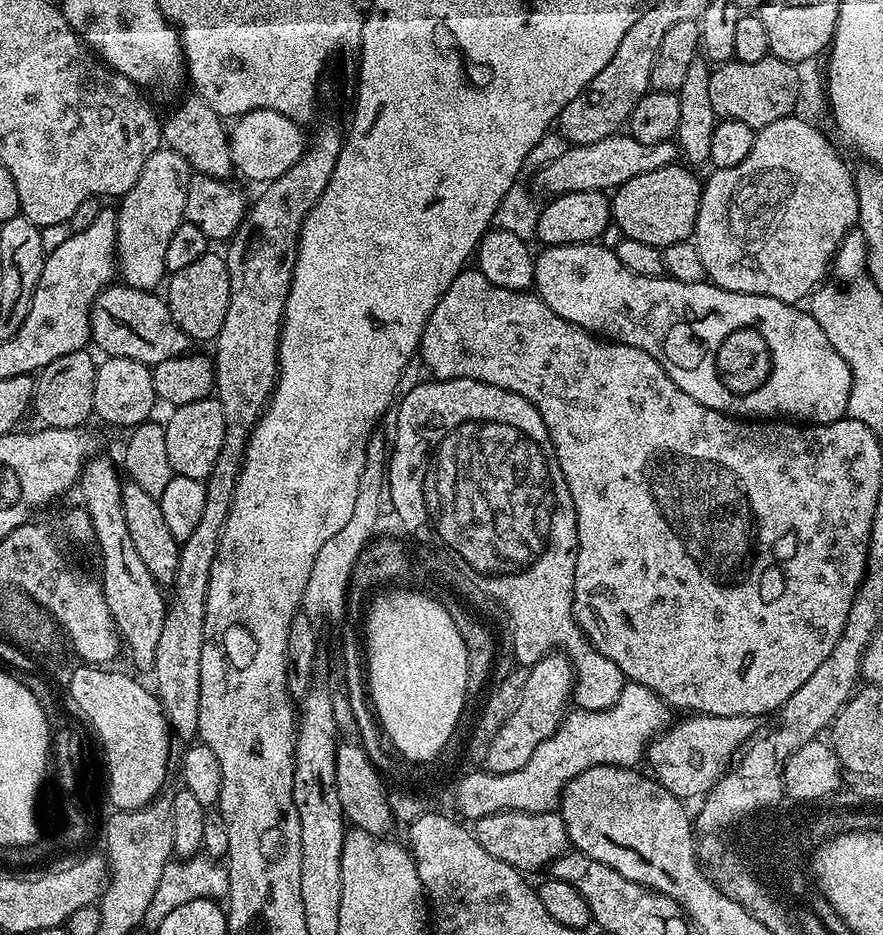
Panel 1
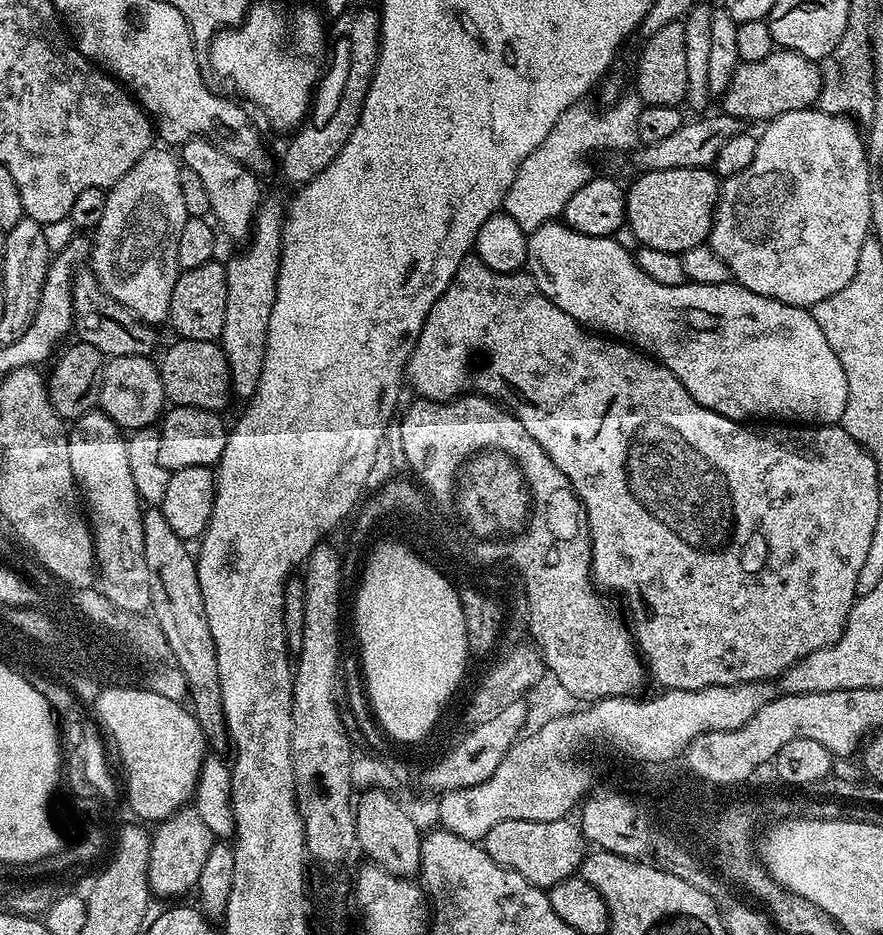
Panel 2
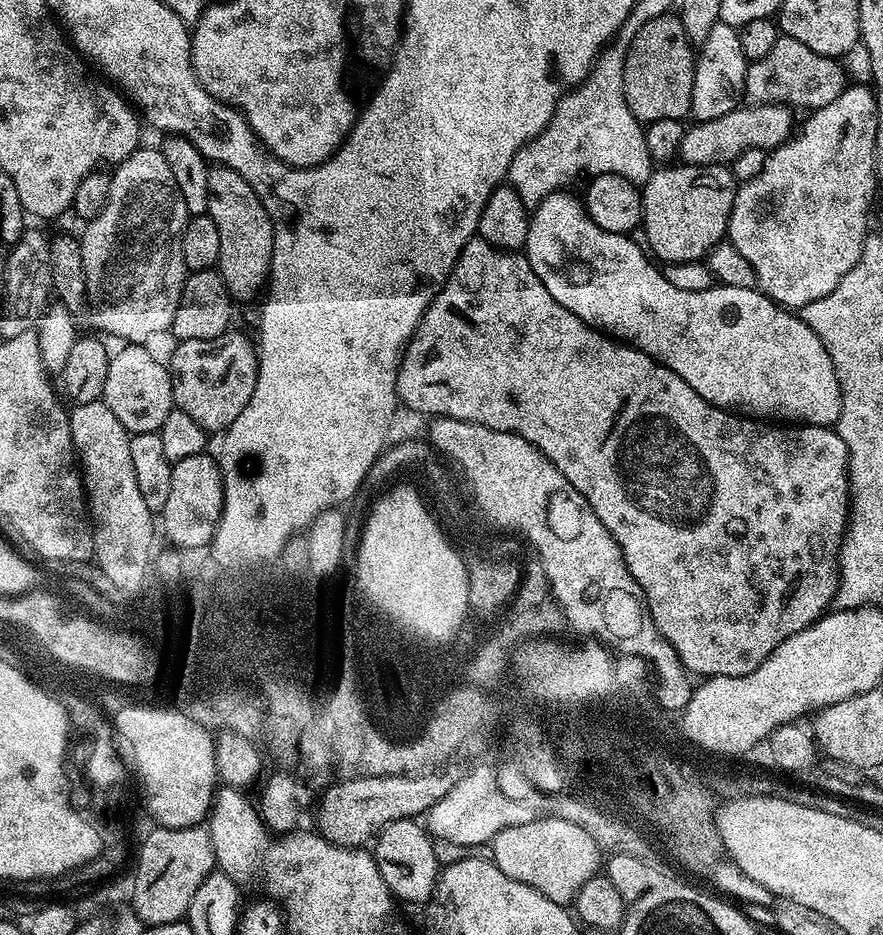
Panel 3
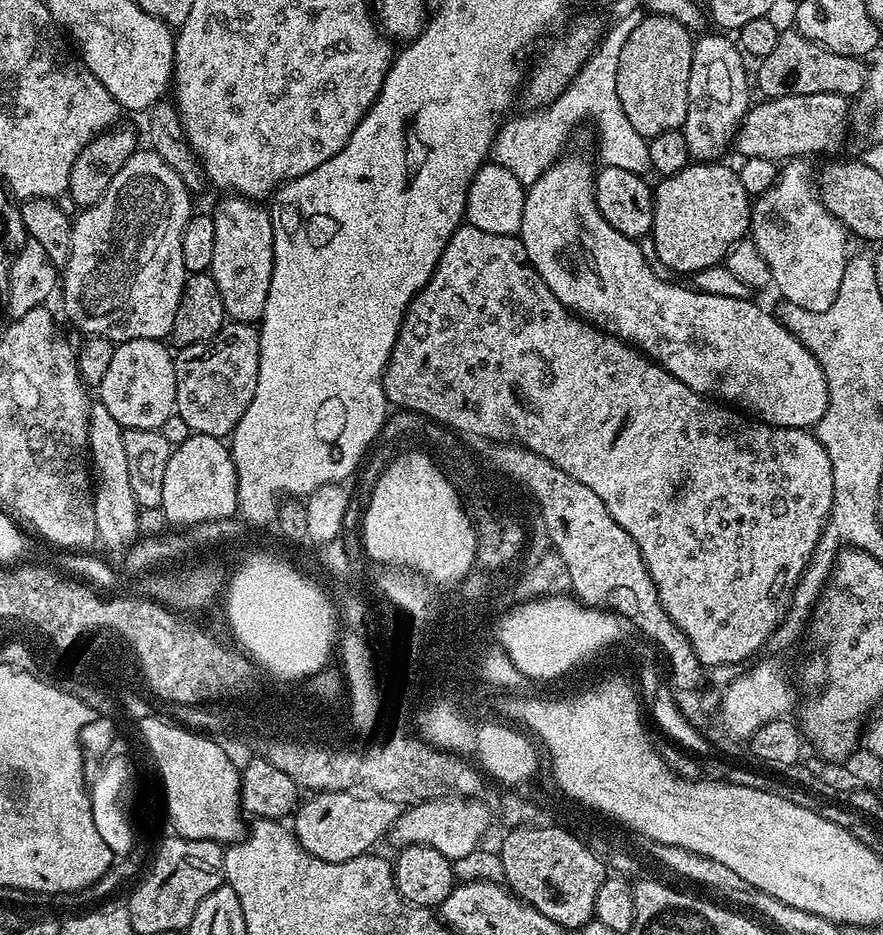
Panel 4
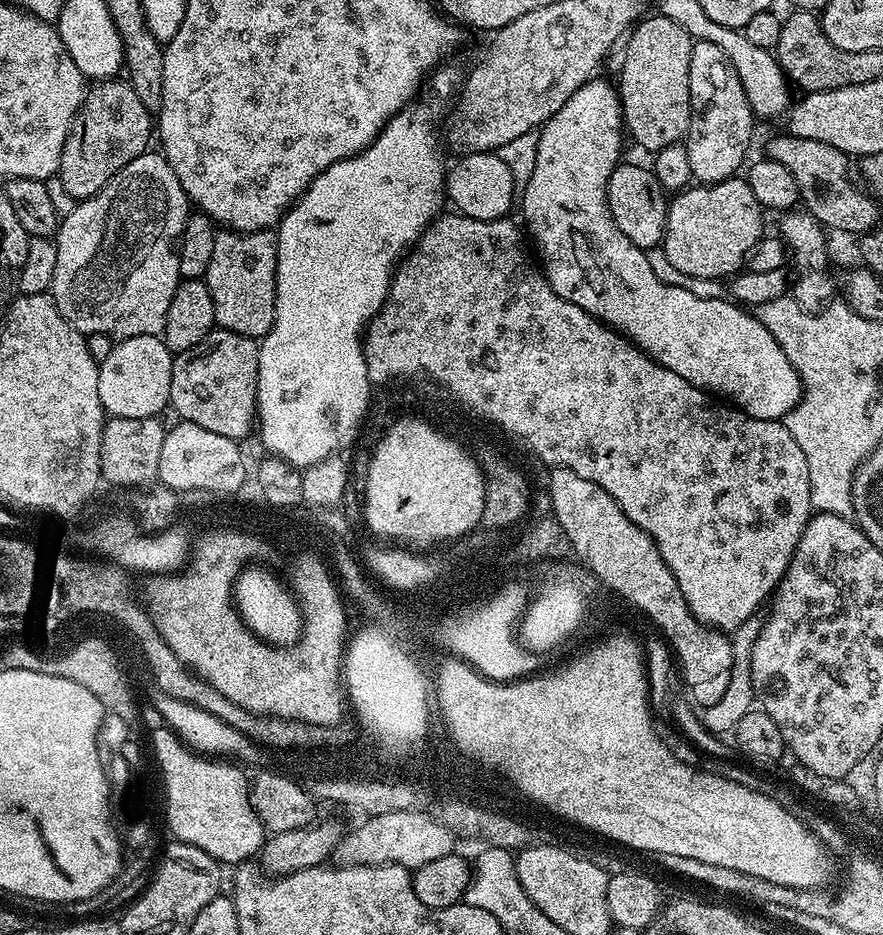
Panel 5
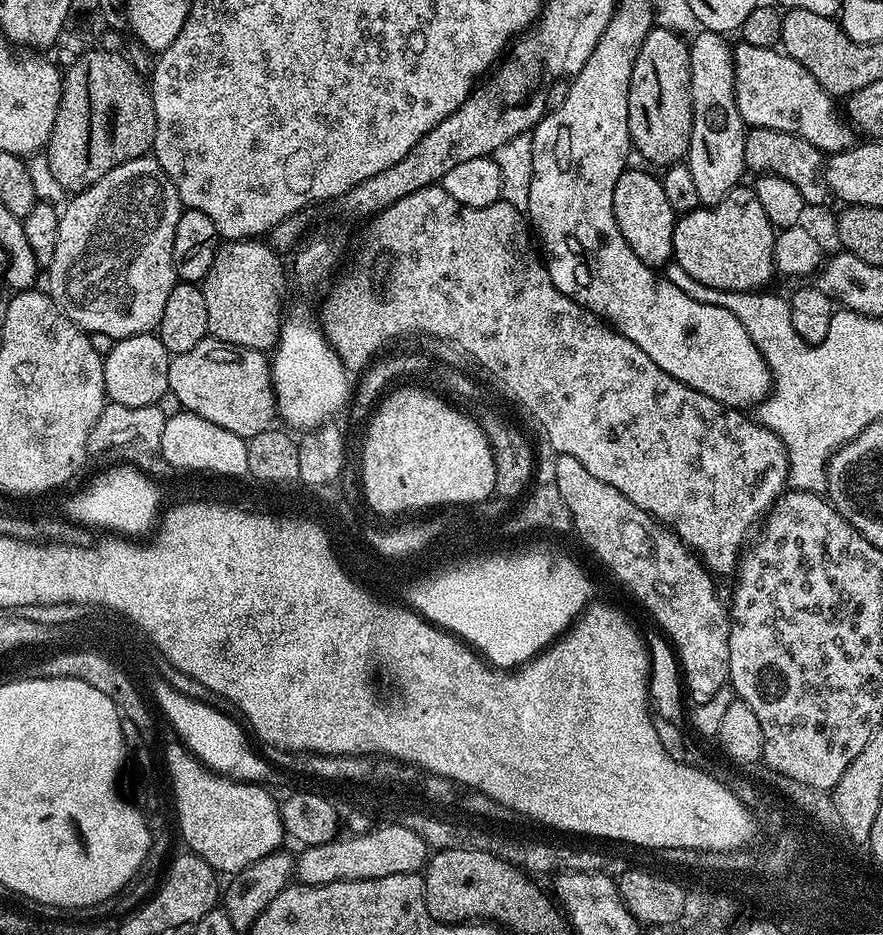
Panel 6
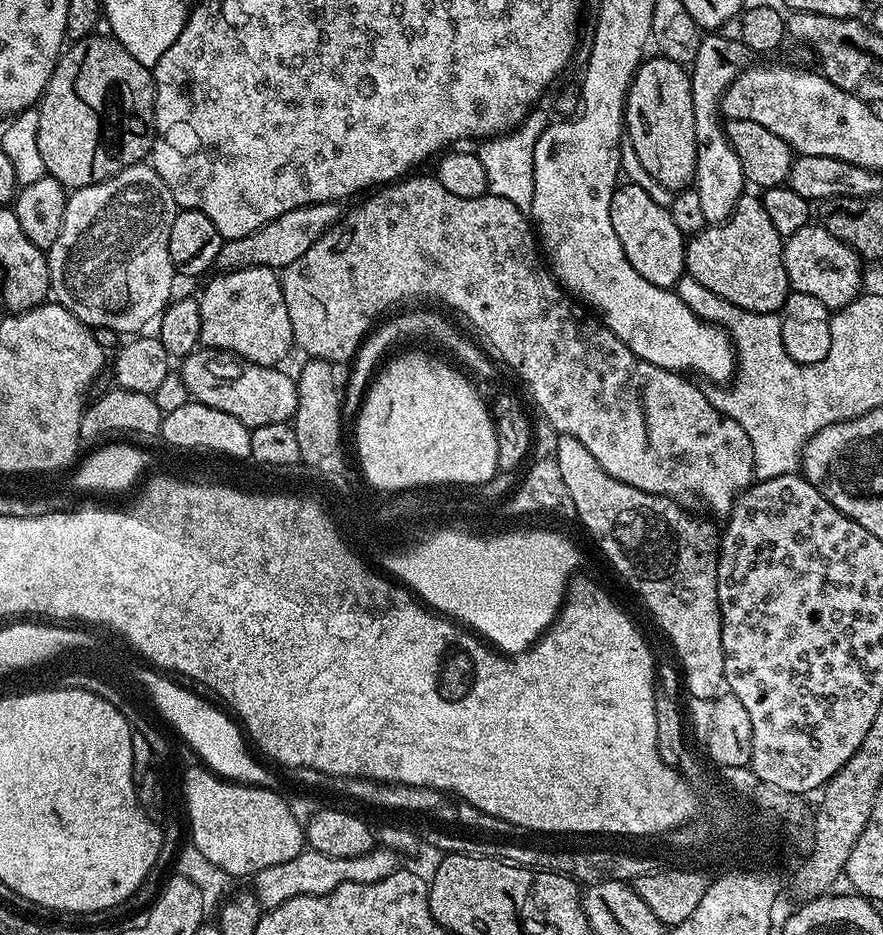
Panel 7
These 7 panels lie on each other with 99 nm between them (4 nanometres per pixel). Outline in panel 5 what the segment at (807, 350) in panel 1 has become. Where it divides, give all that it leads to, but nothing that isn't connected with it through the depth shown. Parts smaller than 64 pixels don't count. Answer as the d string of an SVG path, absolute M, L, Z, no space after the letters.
M593 78L582 85L562 106L562 110L549 118L539 133L534 174L530 174L530 182L522 188L523 223L526 228L528 223L527 231L530 236L532 231L540 247L539 259L544 275L564 300L574 302L574 306L586 310L601 324L608 325L621 336L627 336L651 360L666 366L666 370L674 370L674 374L686 378L686 382L695 388L702 388L731 402L755 420L783 421L784 415L800 401L802 395L800 376L794 366L790 366L784 344L766 330L747 307L728 298L705 298L699 291L682 290L682 286L661 282L658 274L650 270L647 251L634 246L634 242L618 230L608 209L606 190L610 174L614 174L616 165L622 160L620 143L626 140L624 110L620 107L617 85L600 79Z

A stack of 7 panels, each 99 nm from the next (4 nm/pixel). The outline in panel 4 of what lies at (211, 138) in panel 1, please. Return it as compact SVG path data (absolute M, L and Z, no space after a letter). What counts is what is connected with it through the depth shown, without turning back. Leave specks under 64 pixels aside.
M225 195L210 212L214 222L214 262L210 274L222 294L224 315L238 324L256 324L263 320L270 278L274 274L274 230L272 213L255 199Z

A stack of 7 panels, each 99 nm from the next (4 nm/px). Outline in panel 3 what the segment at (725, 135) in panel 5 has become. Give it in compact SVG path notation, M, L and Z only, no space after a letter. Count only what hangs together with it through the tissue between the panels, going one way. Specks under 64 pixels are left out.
M718 23L710 30L706 42L695 53L694 90L692 91L691 115L697 121L722 118L730 110L741 107L744 95L744 79L749 61L742 54L739 31L728 24Z

